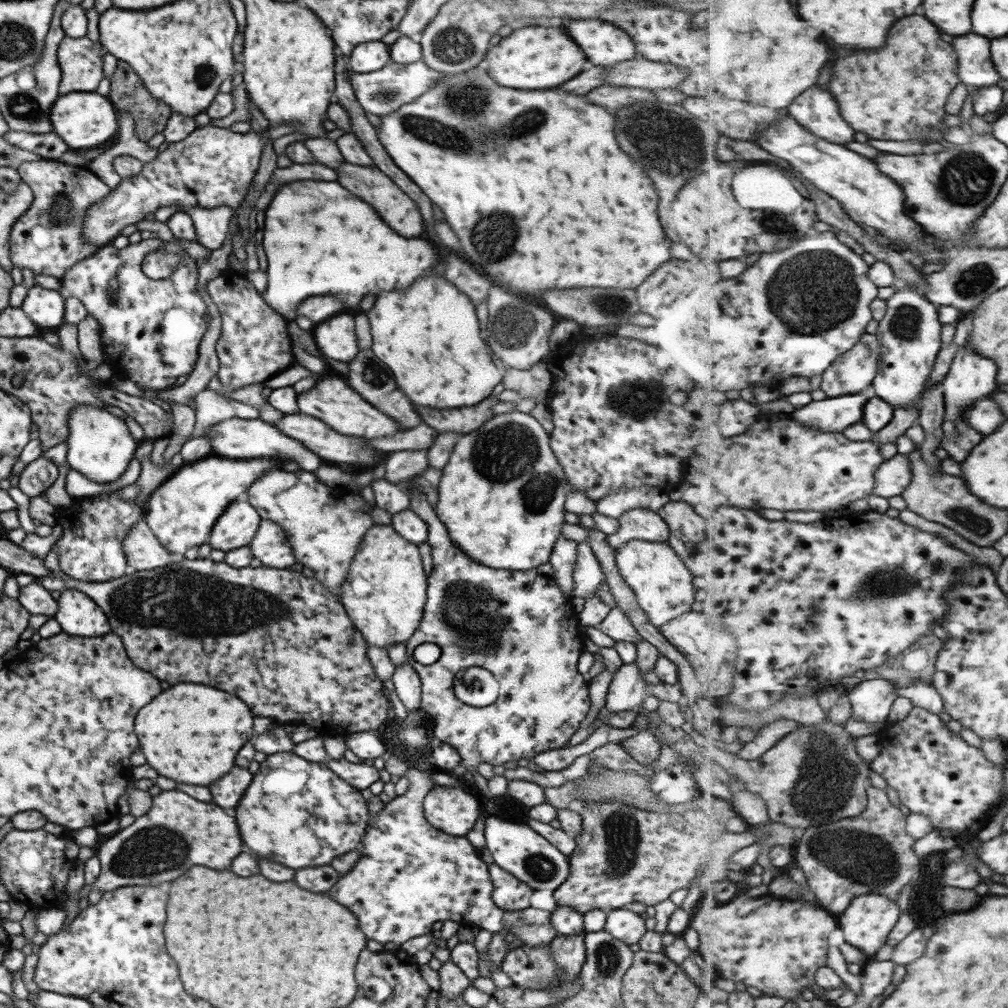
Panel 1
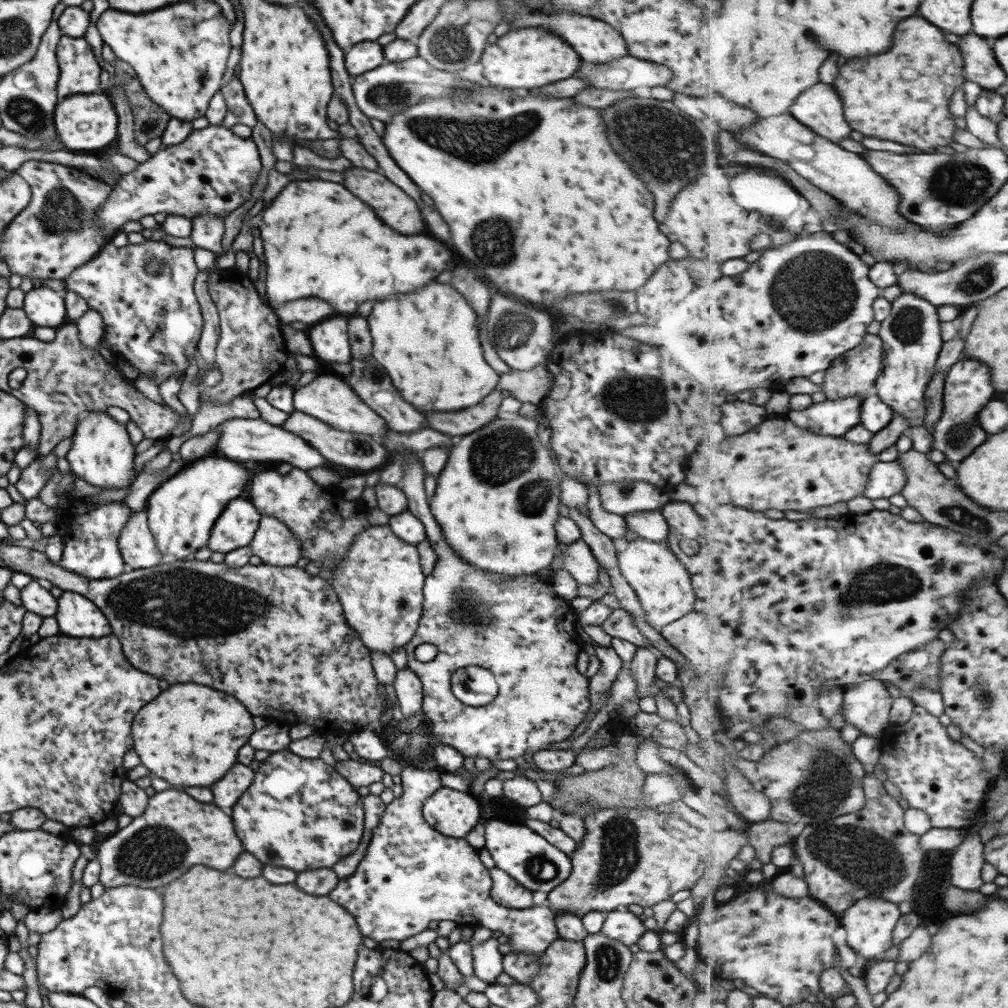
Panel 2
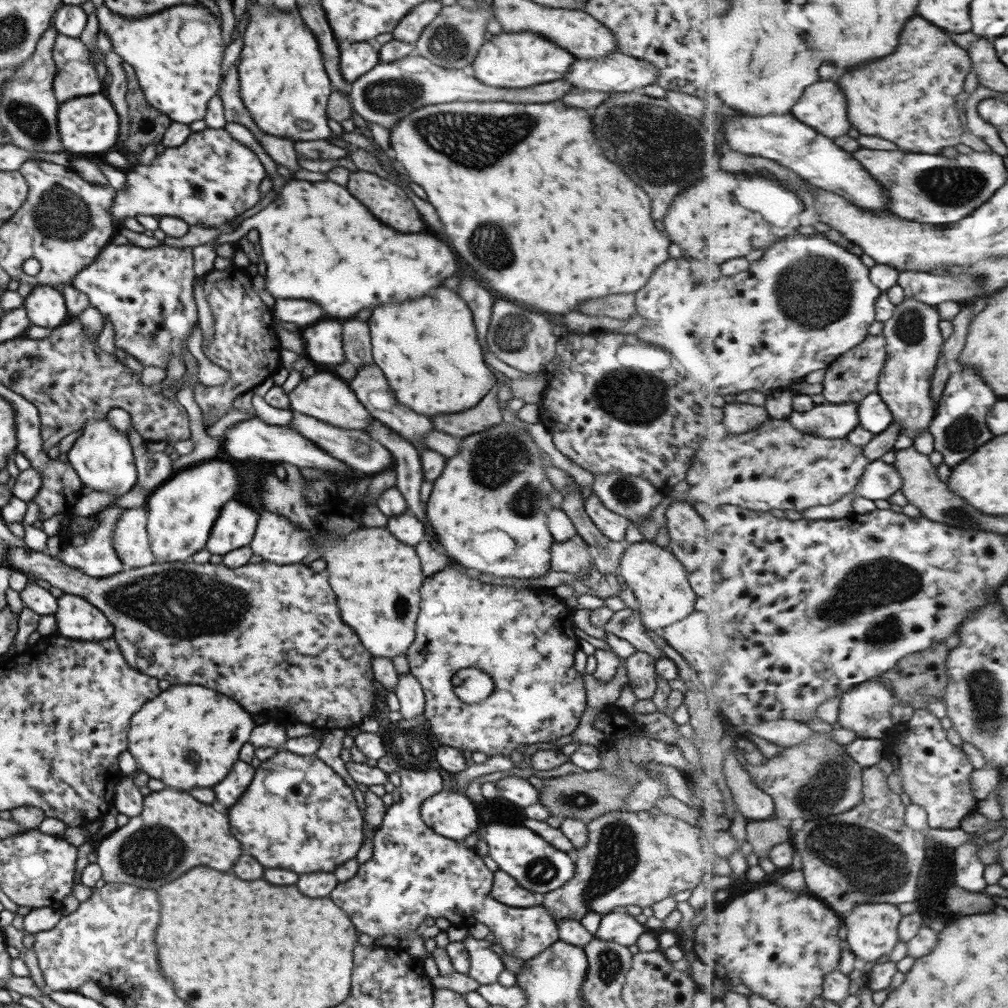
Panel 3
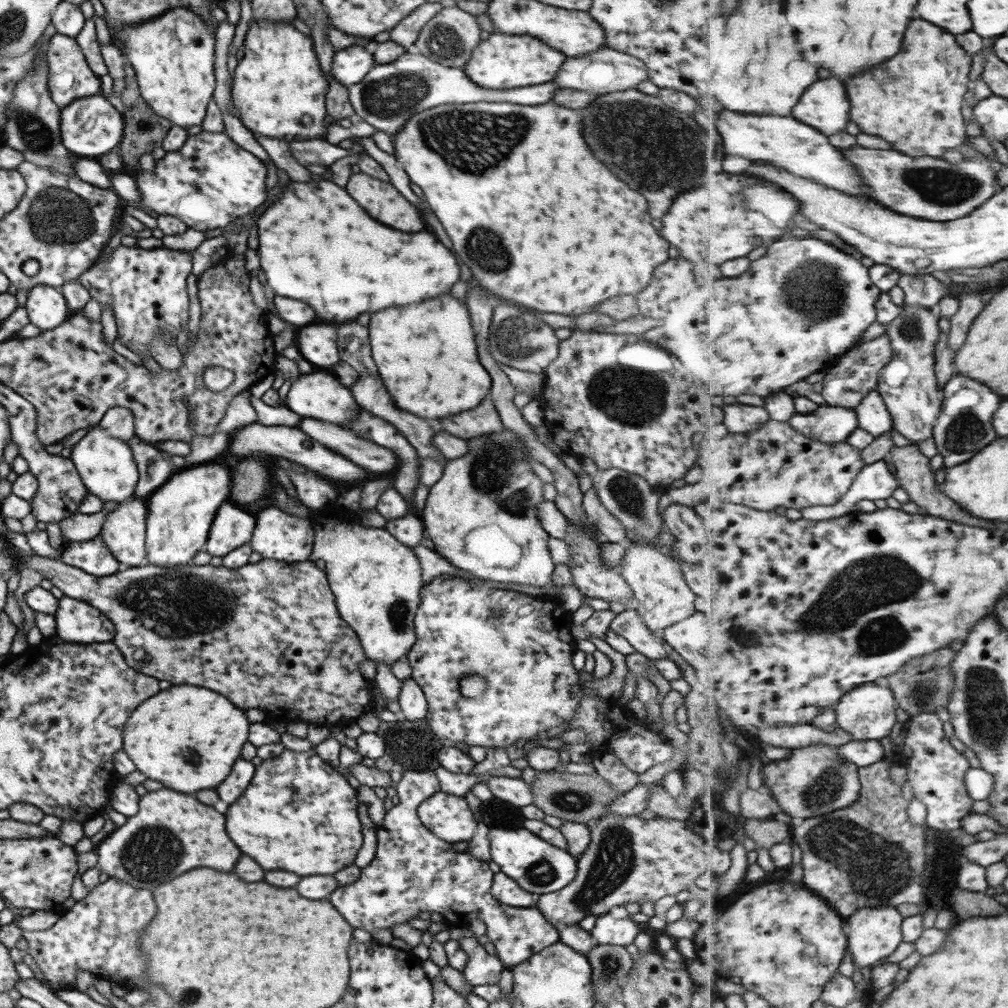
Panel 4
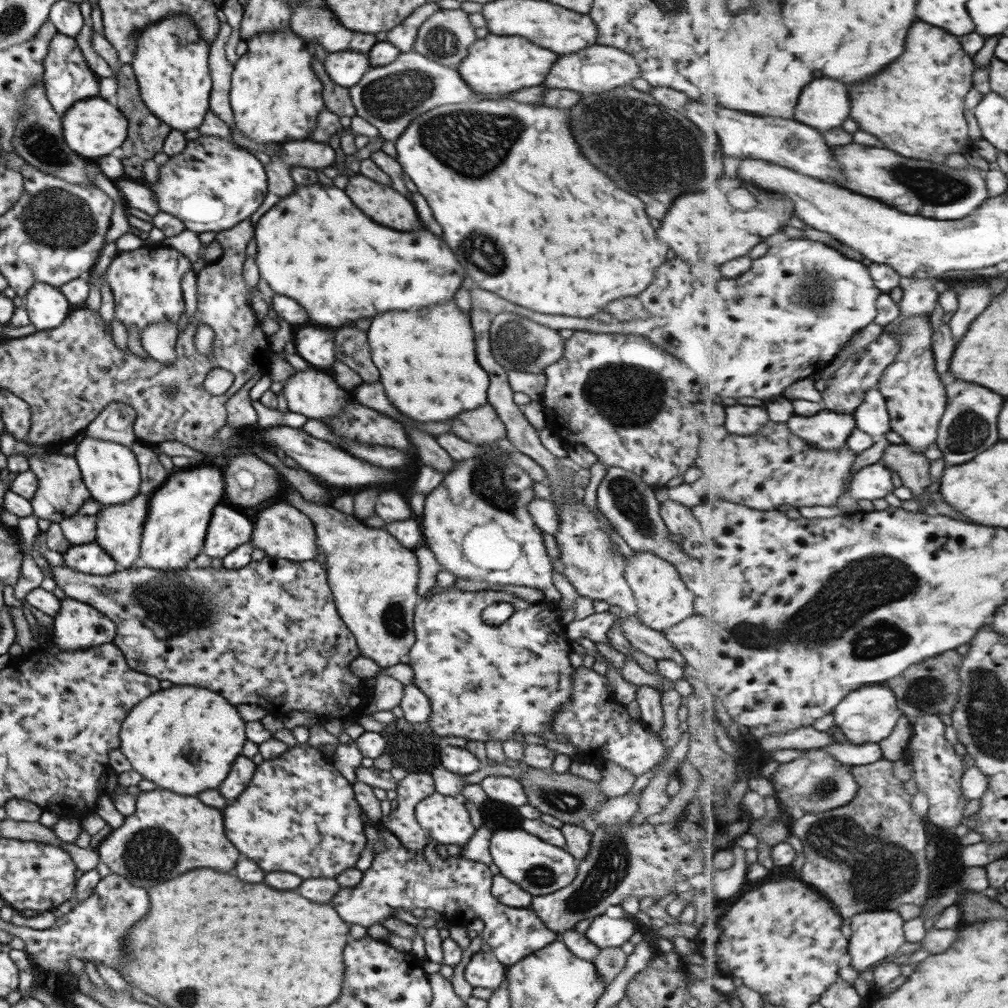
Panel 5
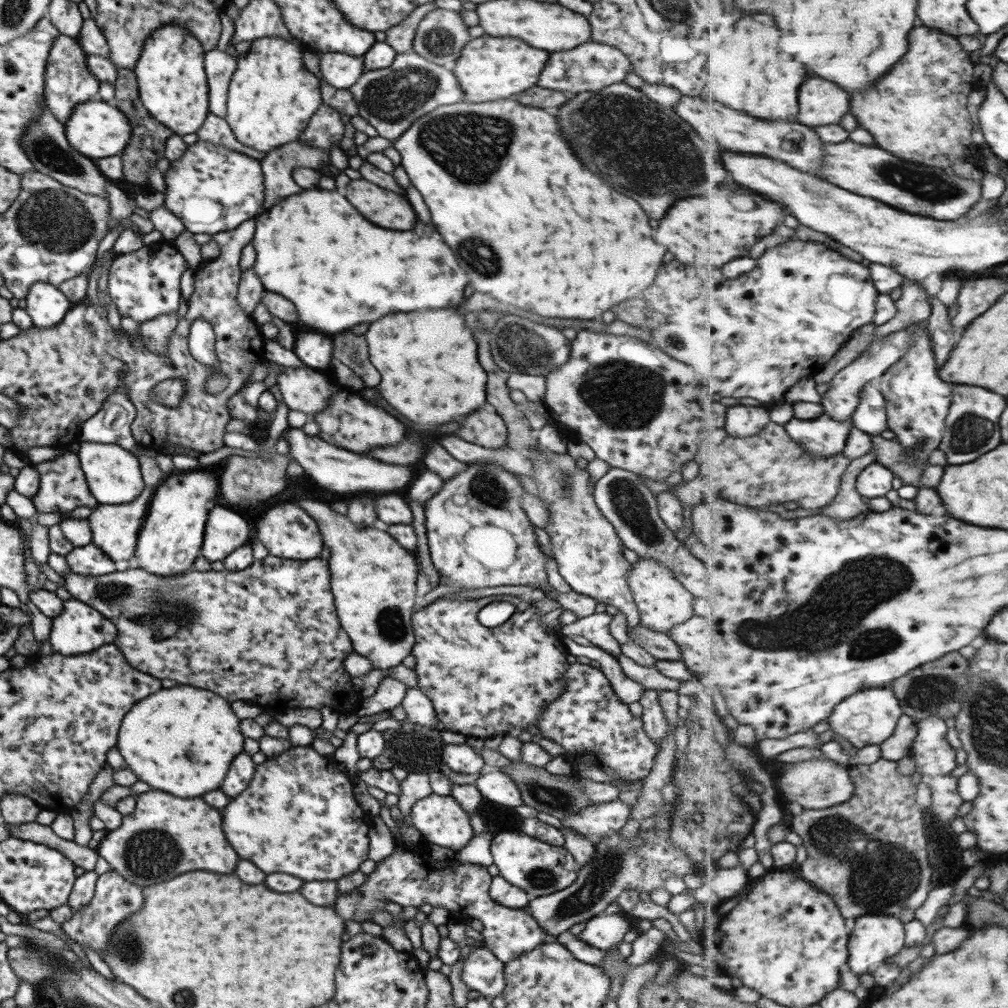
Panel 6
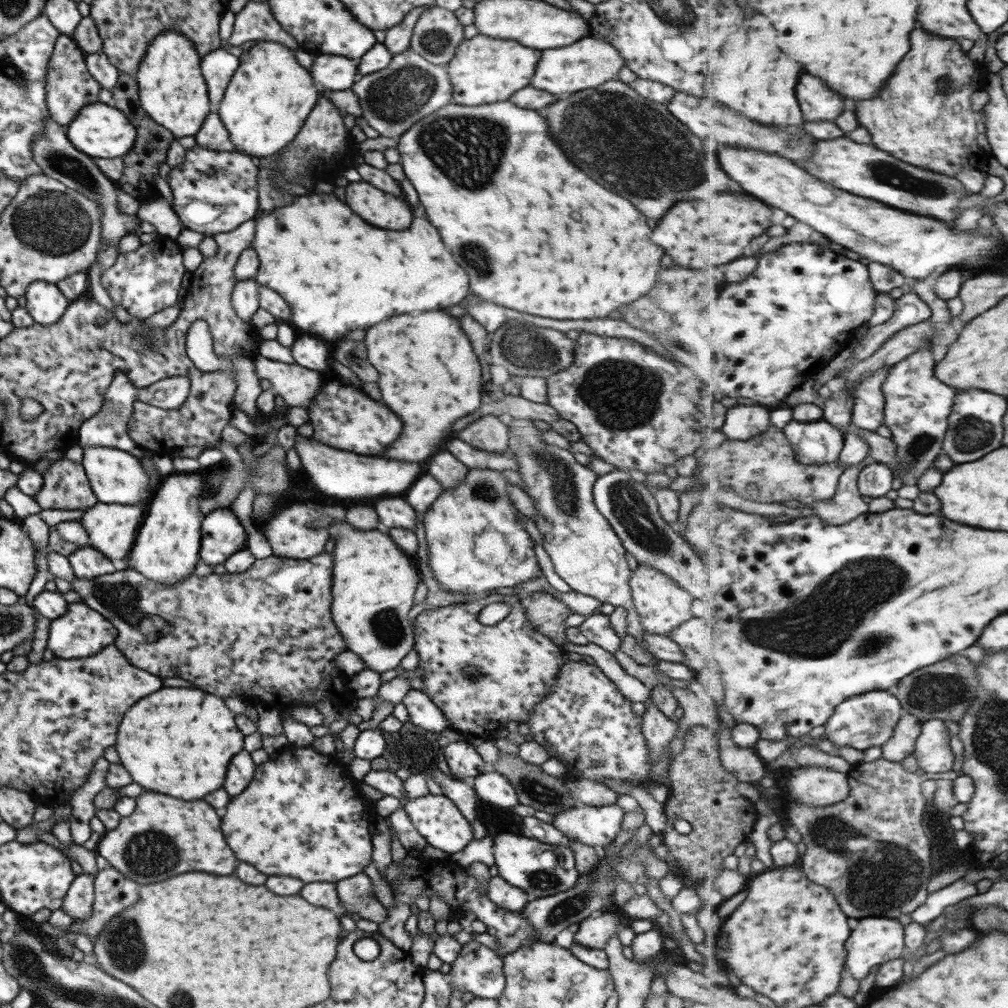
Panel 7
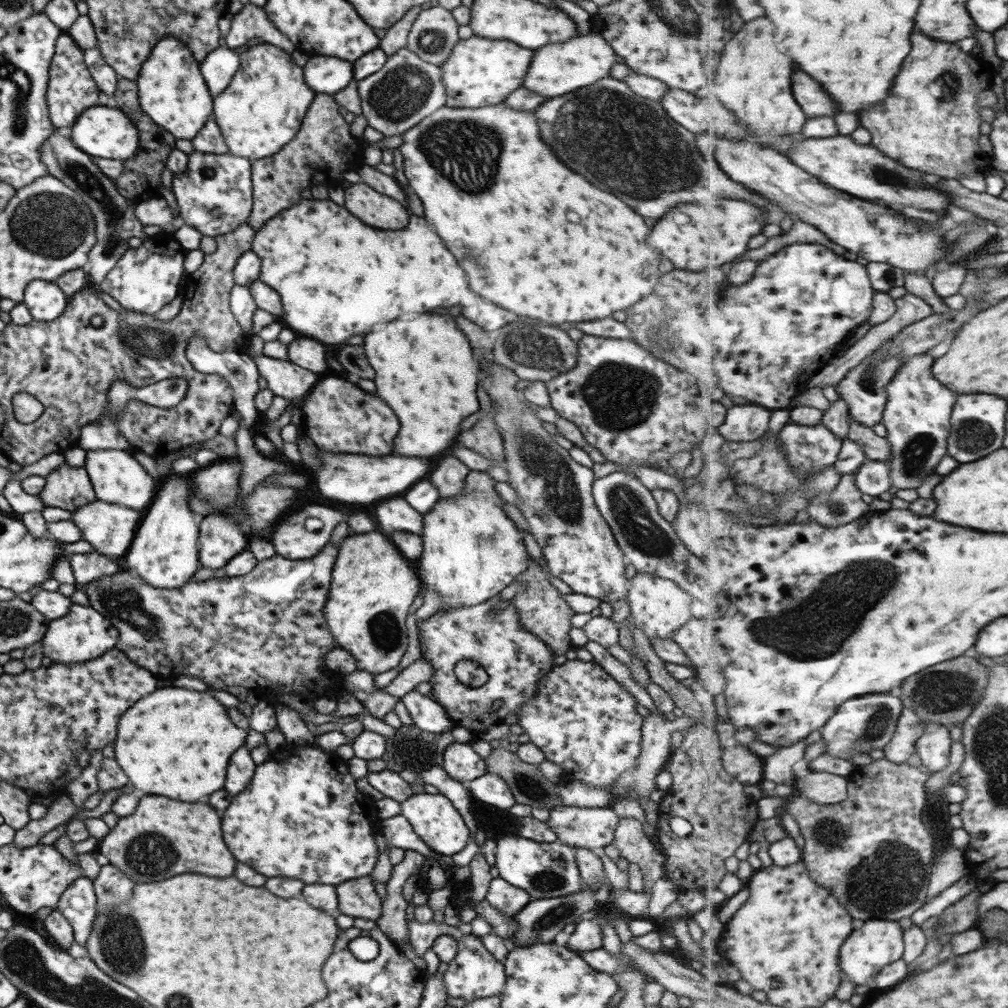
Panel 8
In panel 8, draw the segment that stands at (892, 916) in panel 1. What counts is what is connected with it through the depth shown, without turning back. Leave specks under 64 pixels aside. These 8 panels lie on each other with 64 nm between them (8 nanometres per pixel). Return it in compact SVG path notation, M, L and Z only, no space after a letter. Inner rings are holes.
M869 920L860 929L856 929L853 935L846 941L842 951L841 965L846 968L848 976L856 984L869 983L876 987L877 976L881 974L892 962L905 958L907 944L905 930L899 921L893 920ZM846 948L846 952L844 952ZM872 978L875 979L872 980Z

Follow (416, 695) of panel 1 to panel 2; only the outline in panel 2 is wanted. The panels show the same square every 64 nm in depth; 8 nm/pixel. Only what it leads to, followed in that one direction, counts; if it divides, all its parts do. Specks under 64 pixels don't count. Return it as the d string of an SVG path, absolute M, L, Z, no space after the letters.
M408 667L398 669L393 686L404 718L408 719L416 712L422 711L423 686L415 672Z

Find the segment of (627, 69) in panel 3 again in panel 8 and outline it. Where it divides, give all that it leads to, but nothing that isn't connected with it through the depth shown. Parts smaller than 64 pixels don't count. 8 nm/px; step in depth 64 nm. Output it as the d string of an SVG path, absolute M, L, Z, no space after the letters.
M590 32L584 36L576 35L566 42L547 44L533 51L530 72L524 80L524 88L537 92L548 99L562 96L567 92L592 86L599 80L610 76L612 66L616 64L617 54L598 33Z

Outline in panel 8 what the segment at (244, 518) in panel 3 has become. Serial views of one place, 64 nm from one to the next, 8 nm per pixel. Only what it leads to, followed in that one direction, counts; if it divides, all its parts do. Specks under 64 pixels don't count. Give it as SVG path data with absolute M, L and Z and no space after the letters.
M210 513L199 522L200 566L222 568L229 560L248 550L249 539L229 516Z

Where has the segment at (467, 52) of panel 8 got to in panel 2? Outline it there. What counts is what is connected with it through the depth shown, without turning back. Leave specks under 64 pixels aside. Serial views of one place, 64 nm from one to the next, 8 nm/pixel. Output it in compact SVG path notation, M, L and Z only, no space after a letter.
M542 28L512 29L512 32L498 37L493 44L486 45L480 62L484 64L484 76L490 84L500 88L540 88L564 78L570 78L578 66L580 56L560 36L554 36Z

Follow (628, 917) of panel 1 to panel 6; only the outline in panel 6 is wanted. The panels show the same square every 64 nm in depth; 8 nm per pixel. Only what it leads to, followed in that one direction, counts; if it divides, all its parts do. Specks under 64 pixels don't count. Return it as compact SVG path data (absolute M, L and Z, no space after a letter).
M603 913L588 920L584 930L577 936L590 946L607 951L623 942L631 930L630 924L630 920L626 920L620 914Z

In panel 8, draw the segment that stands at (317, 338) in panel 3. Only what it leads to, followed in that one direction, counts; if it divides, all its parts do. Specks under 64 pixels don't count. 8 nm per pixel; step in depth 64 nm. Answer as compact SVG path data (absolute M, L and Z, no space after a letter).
M297 336L287 347L290 362L321 375L329 371L326 362L326 346L320 341Z

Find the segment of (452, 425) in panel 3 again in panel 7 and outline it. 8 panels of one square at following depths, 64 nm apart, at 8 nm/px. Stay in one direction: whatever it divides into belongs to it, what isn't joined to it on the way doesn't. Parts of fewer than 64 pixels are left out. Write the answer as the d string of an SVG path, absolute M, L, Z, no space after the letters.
M499 413L486 414L468 424L456 436L472 446L491 453L504 453L508 448L509 428Z

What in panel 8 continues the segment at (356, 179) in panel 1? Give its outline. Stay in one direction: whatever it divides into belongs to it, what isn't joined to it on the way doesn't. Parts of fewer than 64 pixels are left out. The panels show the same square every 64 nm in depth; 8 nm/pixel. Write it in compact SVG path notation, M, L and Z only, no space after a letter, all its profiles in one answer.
M362 182L345 184L344 190L346 190L346 208L354 216L358 216L364 224L386 230L406 228L410 214L394 198L382 196L380 192L372 190L371 186L366 186Z

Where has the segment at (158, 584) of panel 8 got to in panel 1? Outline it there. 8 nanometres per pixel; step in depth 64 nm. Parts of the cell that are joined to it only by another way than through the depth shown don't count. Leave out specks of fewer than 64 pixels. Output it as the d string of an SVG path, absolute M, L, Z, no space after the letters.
M220 456L205 458L183 464L146 498L144 515L147 525L171 553L184 554L189 548L208 543L214 523L231 501L245 497L256 480L280 464L272 457L246 460Z

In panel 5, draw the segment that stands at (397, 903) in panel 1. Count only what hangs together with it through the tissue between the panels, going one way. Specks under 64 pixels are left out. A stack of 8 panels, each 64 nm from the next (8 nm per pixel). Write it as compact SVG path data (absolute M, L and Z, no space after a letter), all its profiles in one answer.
M413 772L408 773L402 780L397 782L397 799L387 818L382 820L381 826L386 828L387 834L392 839L393 844L389 850L382 849L375 854L372 866L365 870L362 880L350 888L341 888L332 898L332 904L340 918L348 924L360 924L364 928L383 924L385 918L394 917L394 910L404 908L413 913L420 913L426 908L432 908L437 913L442 914L448 924L466 925L478 918L486 926L485 937L487 941L485 948L494 953L494 956L506 967L516 964L519 960L526 958L529 954L548 946L551 942L559 940L558 934L550 930L542 919L531 908L514 908L502 904L497 898L491 895L493 883L493 872L486 864L466 860L466 857L459 855L442 857L436 851L439 842L434 840L421 824L416 820L415 807L427 796L435 793L434 777L430 773Z

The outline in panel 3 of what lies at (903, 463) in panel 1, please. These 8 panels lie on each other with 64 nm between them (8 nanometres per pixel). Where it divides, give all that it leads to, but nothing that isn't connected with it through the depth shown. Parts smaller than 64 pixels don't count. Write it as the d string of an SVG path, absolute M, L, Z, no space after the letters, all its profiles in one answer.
M881 459L874 461L869 466L863 476L859 488L848 494L842 500L838 500L836 504L820 504L814 508L809 508L804 512L806 518L814 520L822 519L838 519L842 520L854 513L854 500L858 496L869 498L870 500L888 500L897 492L903 490L905 486L905 478L902 476L901 470L895 463L888 464Z

